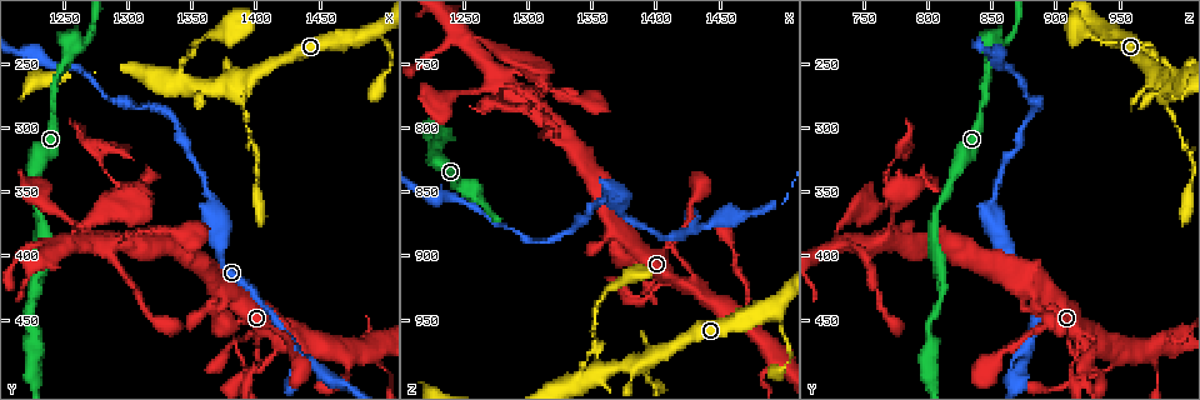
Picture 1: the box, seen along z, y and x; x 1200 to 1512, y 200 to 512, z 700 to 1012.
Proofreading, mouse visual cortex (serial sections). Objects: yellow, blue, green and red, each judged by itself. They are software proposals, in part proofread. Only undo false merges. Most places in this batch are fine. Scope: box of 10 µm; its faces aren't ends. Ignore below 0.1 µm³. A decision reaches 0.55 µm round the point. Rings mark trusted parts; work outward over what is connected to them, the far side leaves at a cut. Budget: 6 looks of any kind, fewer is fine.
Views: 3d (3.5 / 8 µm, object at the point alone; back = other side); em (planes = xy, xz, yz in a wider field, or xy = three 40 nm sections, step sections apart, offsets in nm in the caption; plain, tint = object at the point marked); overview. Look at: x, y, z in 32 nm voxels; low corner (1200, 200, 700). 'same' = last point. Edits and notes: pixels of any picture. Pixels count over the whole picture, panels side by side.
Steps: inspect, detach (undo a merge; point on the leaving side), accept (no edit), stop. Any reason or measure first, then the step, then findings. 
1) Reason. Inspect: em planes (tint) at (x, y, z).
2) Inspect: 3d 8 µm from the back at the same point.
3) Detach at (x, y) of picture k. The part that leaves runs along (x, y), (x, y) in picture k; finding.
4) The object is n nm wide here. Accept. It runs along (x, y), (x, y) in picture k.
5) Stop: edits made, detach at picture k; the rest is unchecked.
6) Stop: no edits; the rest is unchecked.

Inspect: 3d 3.5 µm at (1252, 392, 730).

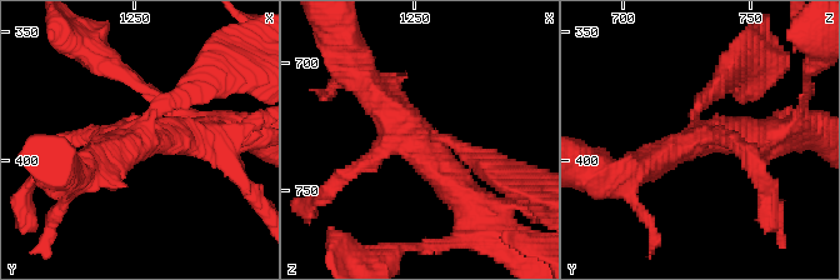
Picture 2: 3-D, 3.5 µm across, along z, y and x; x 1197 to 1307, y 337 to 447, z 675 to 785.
4 arms meet here; the arms are 150, 200, 350, 400 nm wide; need the tissue. Inspect: em xy step 2 (plain) at (1254, 390, 731).

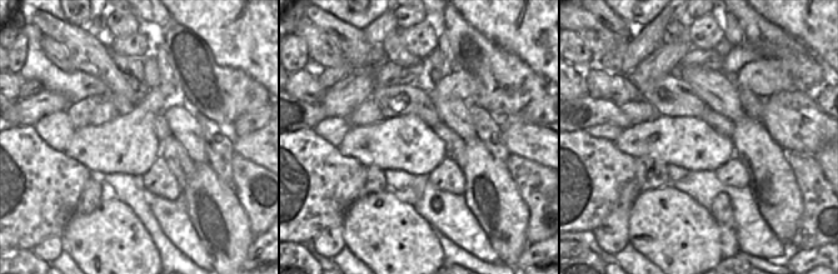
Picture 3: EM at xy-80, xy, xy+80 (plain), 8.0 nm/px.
Inspect: em xy step 2 (tint) at the same point.

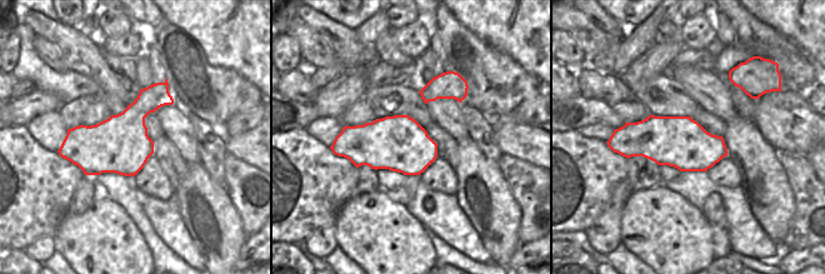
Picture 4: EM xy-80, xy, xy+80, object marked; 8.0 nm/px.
Accept. It runs along (765, 134), (704, 138), (695, 110), (718, 84) in picture 2; continuous, no second cell.

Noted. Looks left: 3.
Sharp bend. Inspect: 3d 3.5 µm at (1312, 360, 764).

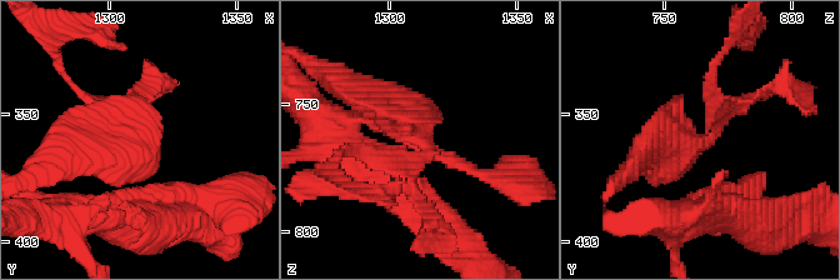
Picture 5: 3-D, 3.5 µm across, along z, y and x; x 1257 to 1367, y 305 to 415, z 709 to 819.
Now the EM. Inspect: em xy step 2 (tint) at (1311, 361, 765).

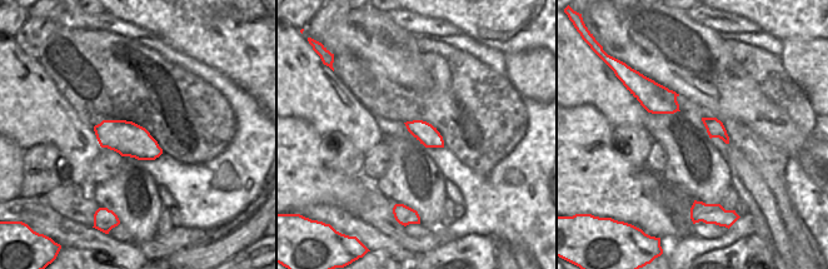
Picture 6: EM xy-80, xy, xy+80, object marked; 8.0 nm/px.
Detach at (745, 98) of picture 5. The part that leaves runs along (716, 124), (706, 81), (723, 50) in picture 5; two cells meet here.

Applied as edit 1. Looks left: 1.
Sharp bend. Inspect: 3d 3.5 µm at (1346, 246, 980).

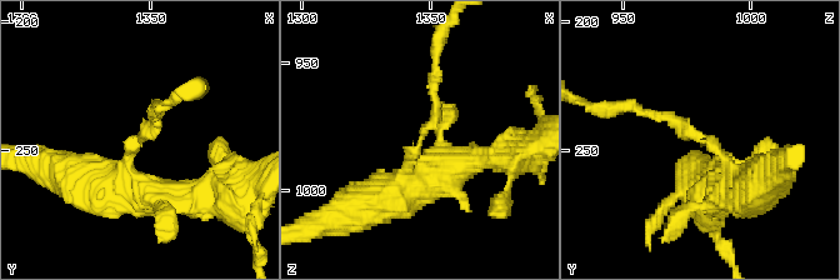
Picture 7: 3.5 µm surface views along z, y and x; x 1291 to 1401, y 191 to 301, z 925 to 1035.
The arms are 150, 400 nm wide. Accept. It runs along (740, 196), (708, 139), (630, 104) in picture 7; all the same cell.

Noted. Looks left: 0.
Stop: edits made, detach at picture 5; the rest is unchecked.

